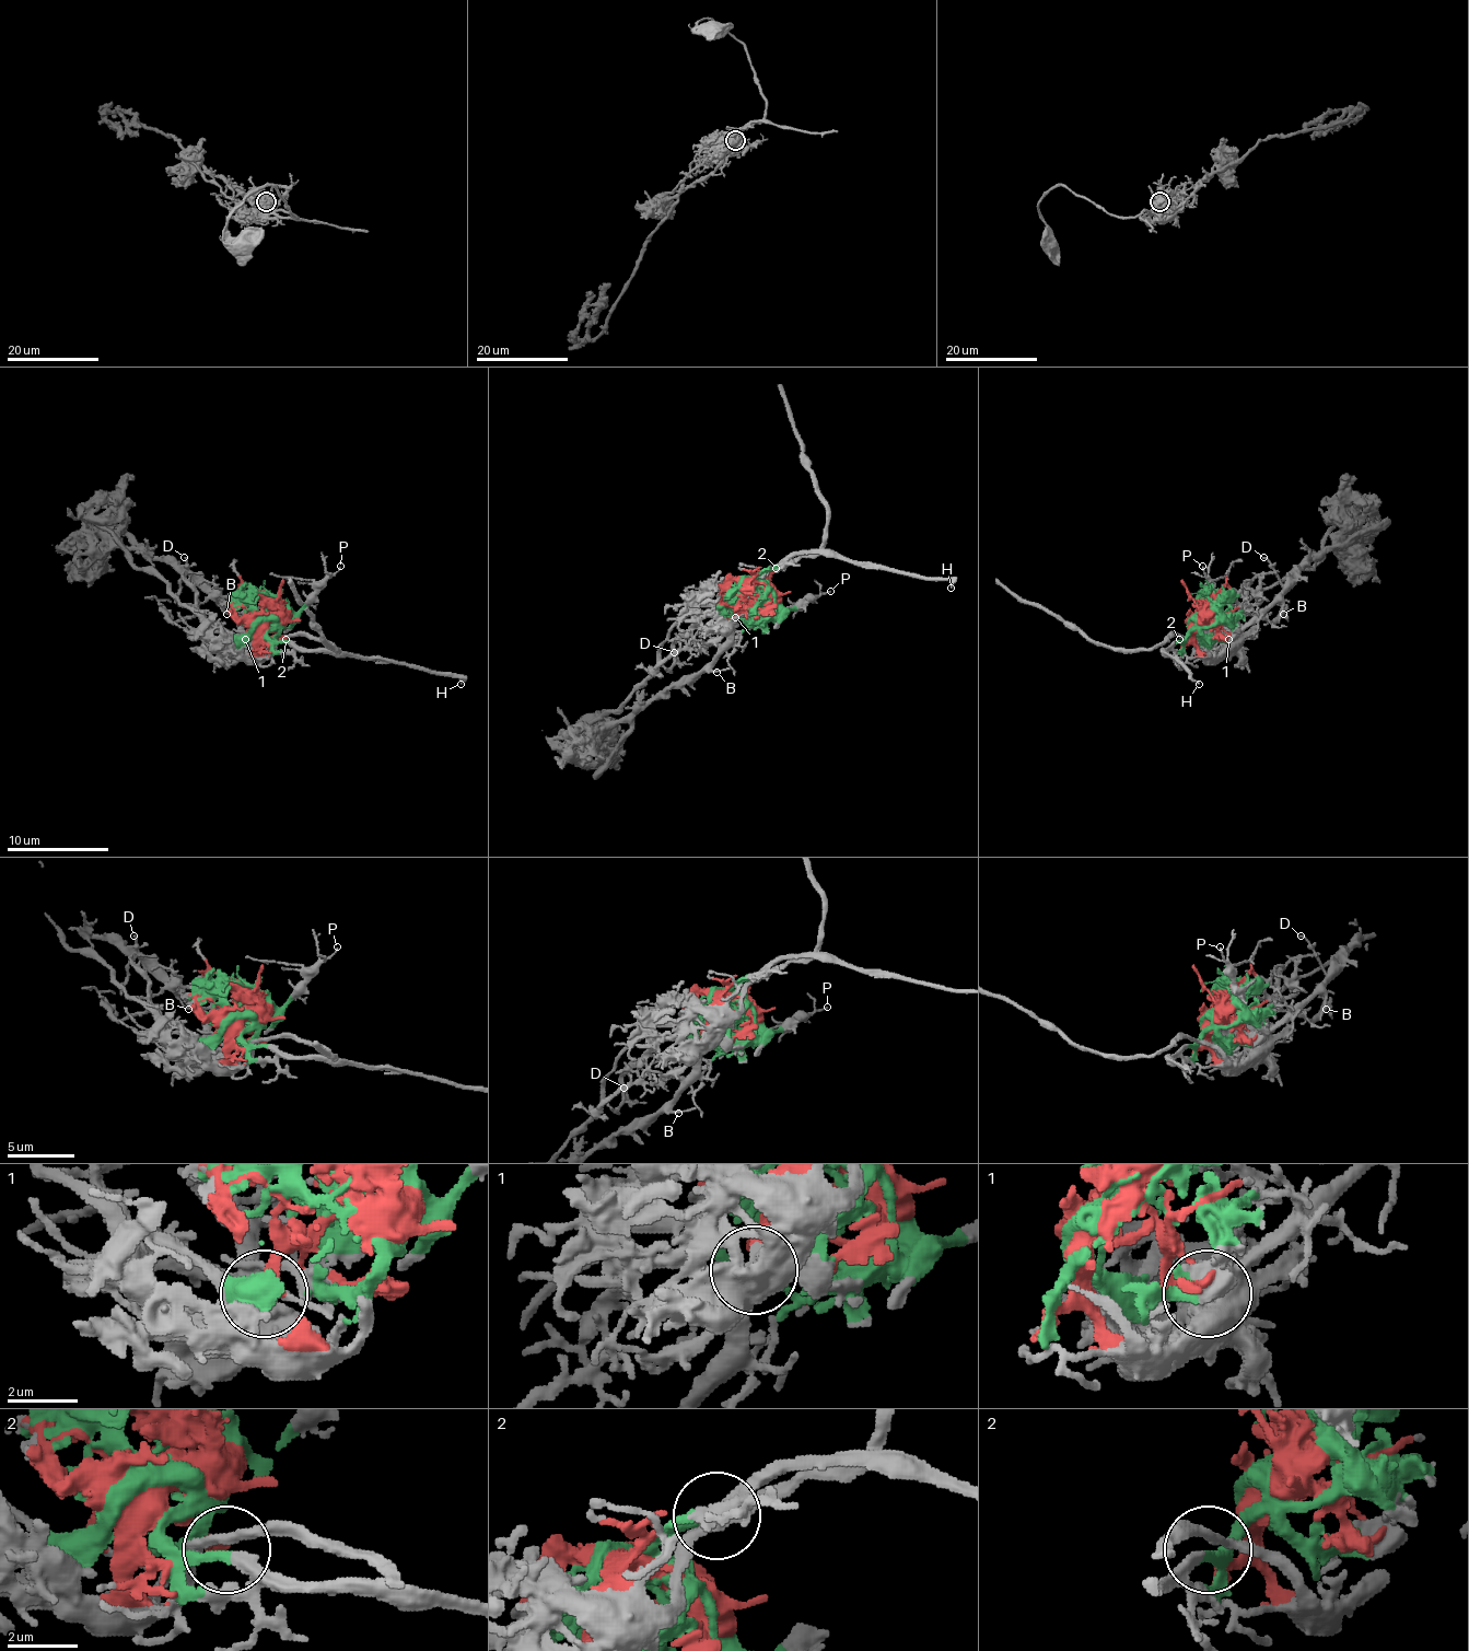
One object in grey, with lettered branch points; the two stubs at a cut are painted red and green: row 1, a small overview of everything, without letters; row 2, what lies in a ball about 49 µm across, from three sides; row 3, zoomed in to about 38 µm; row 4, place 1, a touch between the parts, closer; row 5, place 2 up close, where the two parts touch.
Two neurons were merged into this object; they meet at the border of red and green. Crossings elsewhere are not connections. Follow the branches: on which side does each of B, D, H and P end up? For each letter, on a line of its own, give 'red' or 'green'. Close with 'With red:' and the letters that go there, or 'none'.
B: red
D: green
H: green
P: green
With red: B

